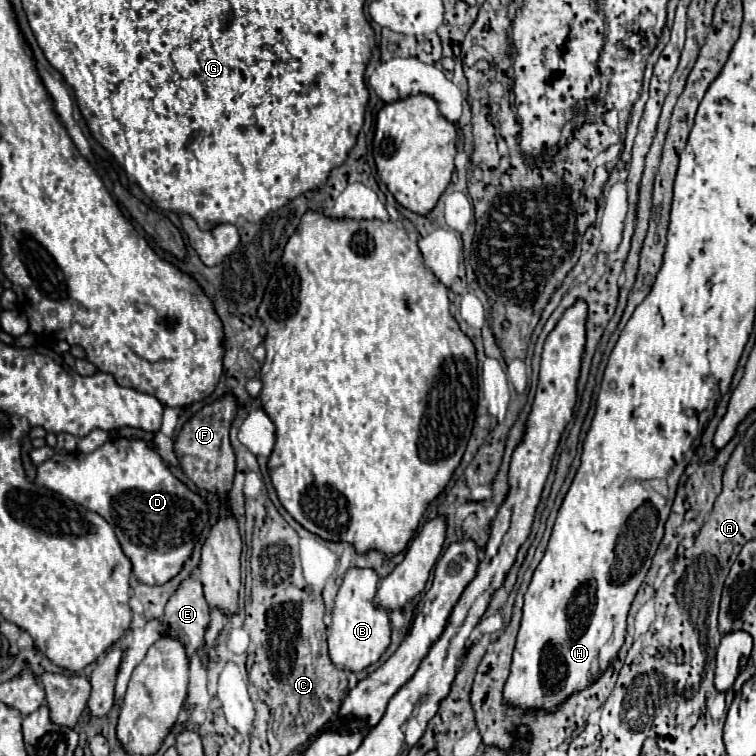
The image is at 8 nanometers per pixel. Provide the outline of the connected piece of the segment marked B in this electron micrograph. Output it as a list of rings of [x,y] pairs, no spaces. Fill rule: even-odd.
[[[350,568],[338,590],[336,604],[332,610],[332,628],[328,632],[328,654],[330,660],[346,672],[360,672],[370,664],[376,664],[390,644],[390,620],[388,612],[374,608],[372,600],[378,586],[378,574],[370,568]]]

